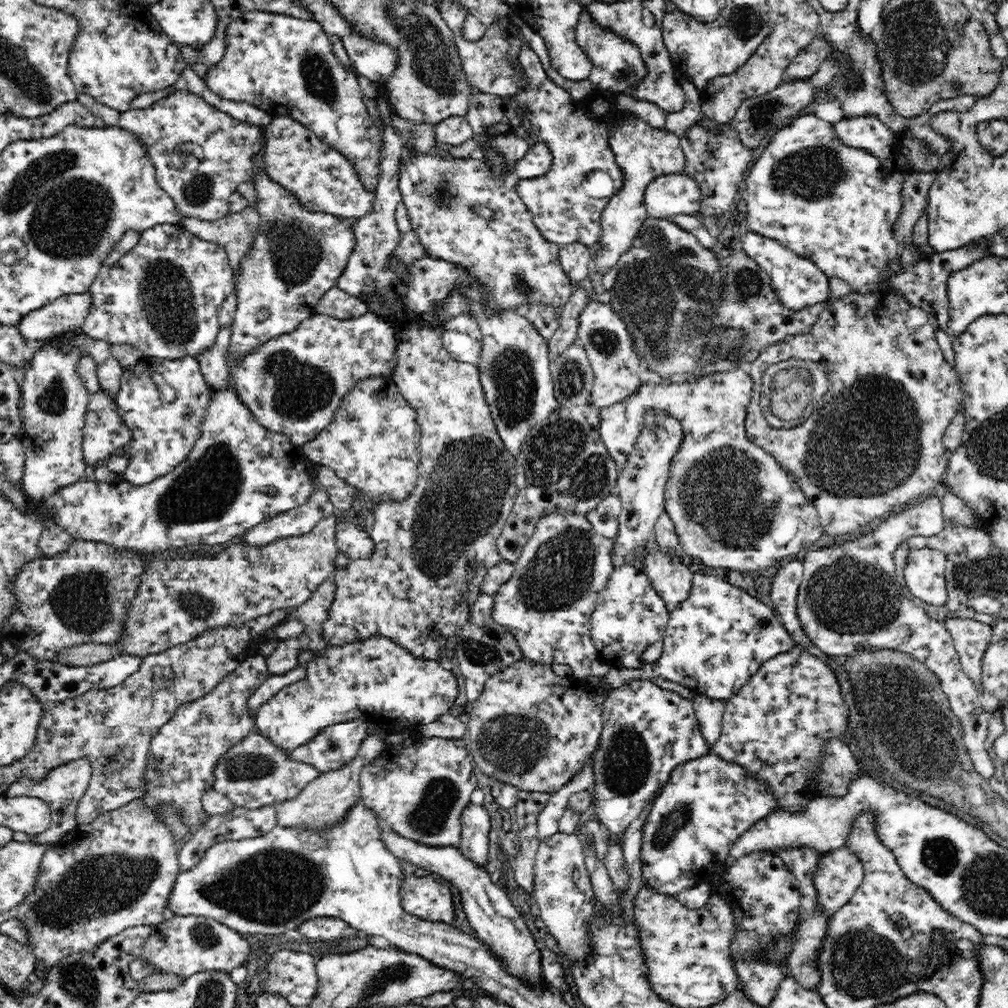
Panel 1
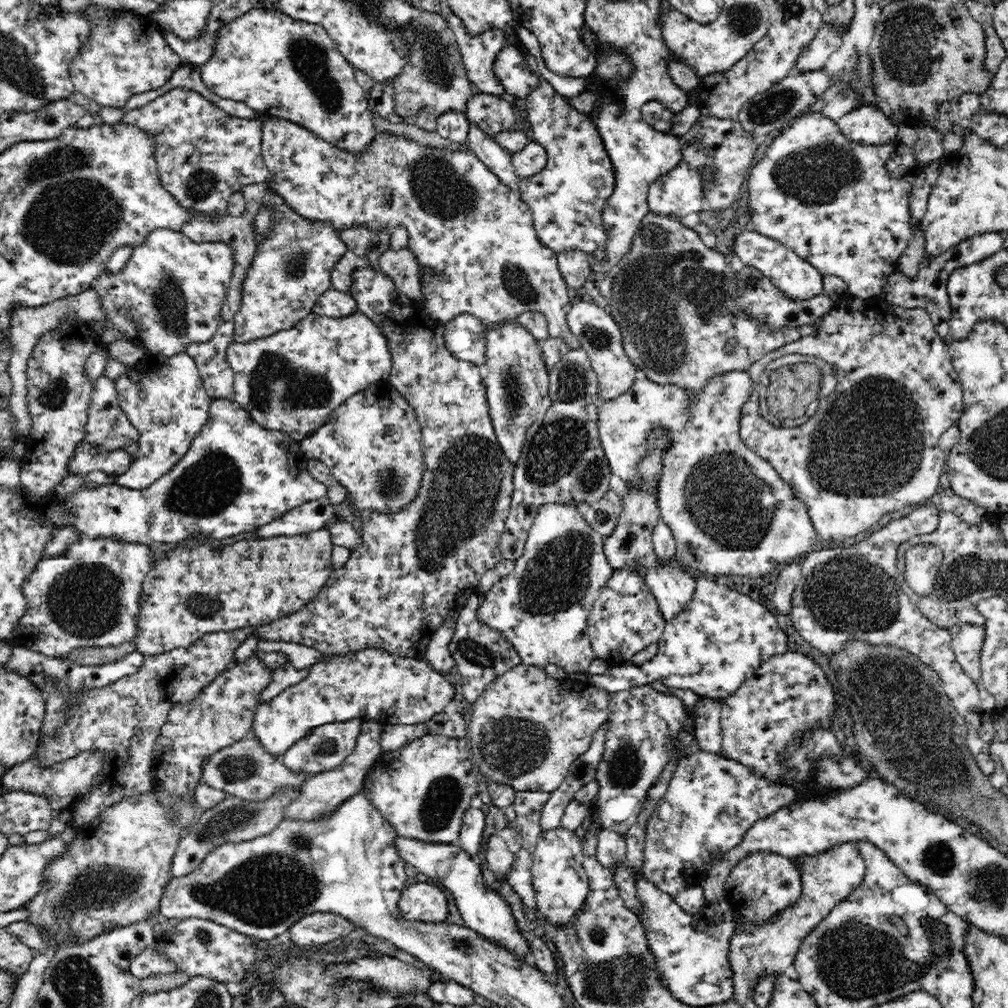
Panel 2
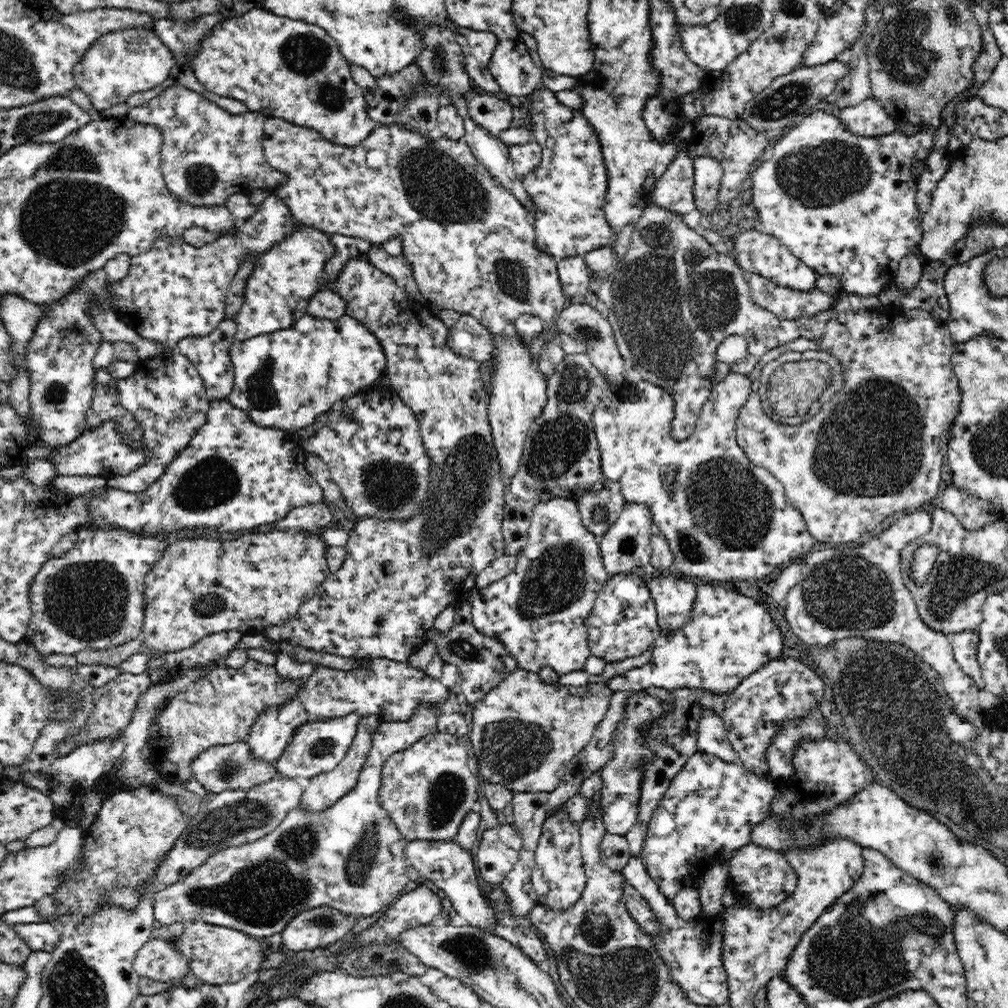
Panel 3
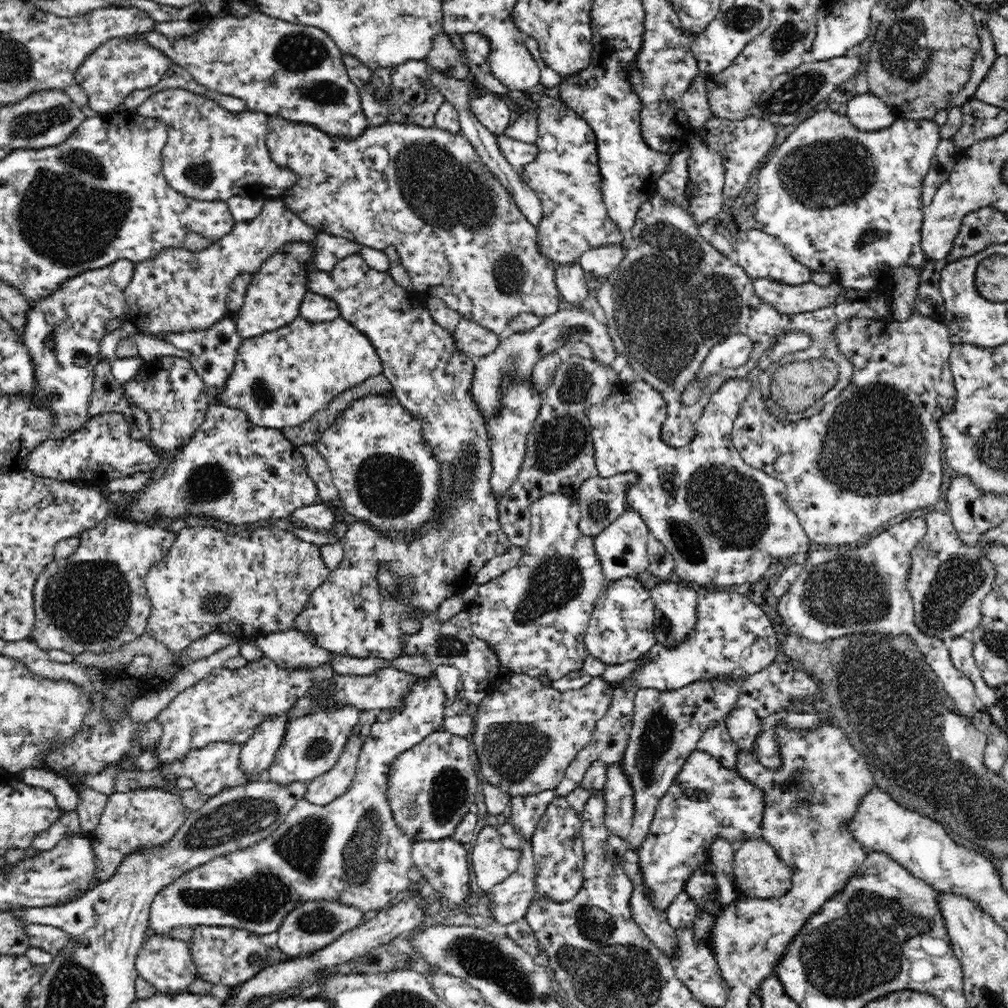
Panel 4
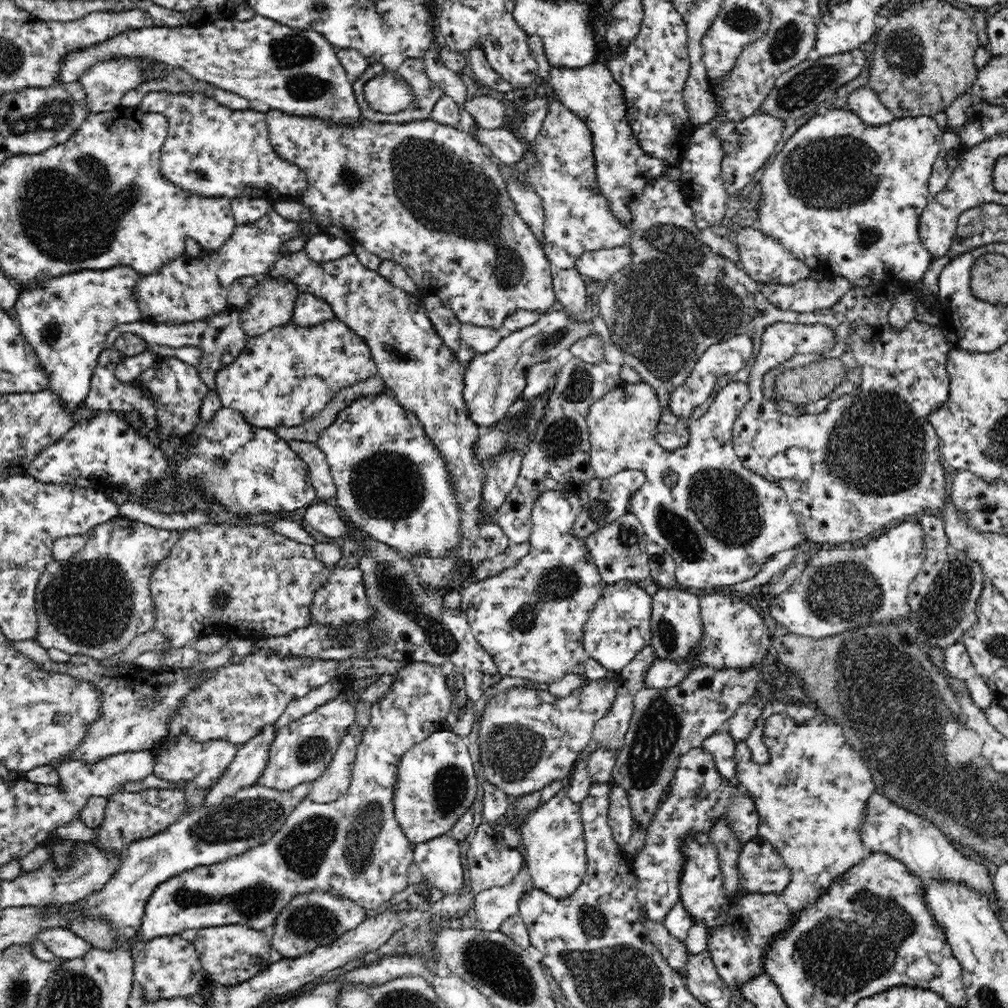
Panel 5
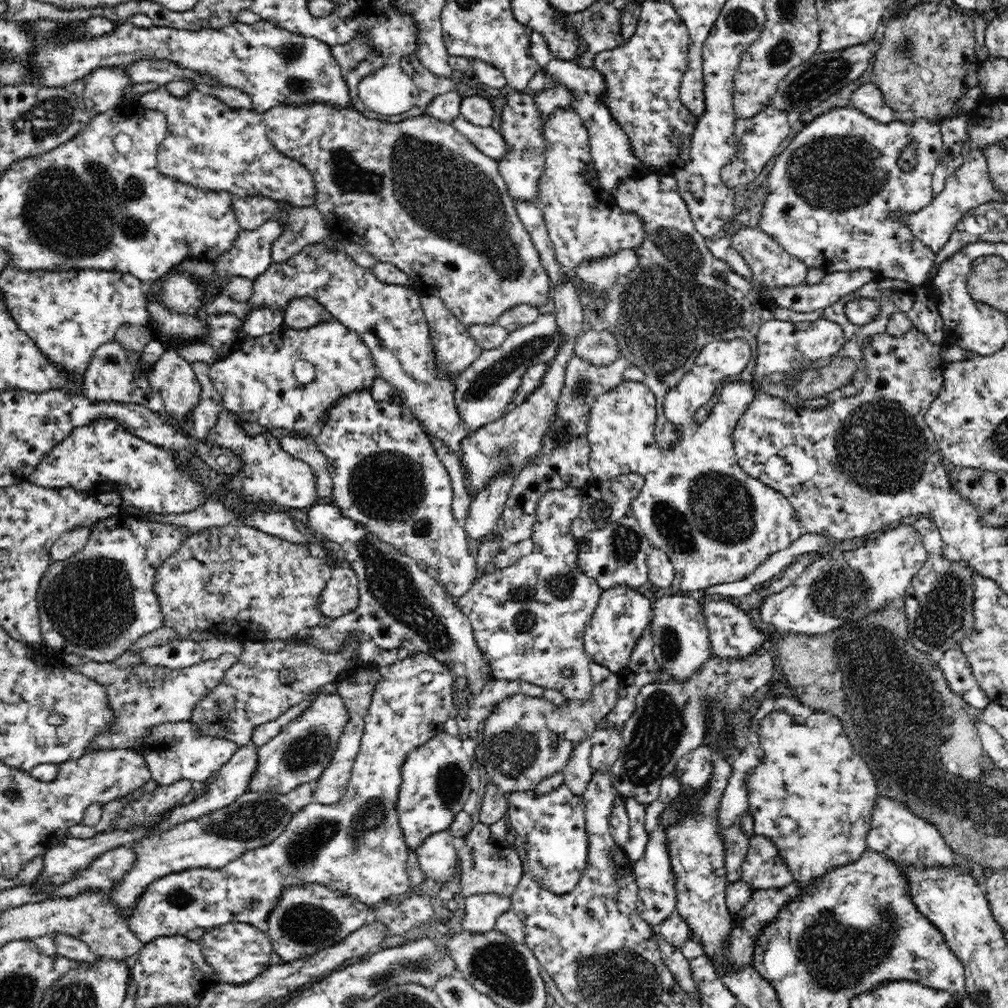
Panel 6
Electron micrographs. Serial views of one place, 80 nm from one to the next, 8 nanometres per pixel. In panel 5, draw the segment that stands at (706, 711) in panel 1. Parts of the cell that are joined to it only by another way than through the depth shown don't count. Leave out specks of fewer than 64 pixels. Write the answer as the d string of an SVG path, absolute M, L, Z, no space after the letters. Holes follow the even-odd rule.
M726 727L716 731L702 743L702 747L712 753L718 772L726 781L735 780L735 743Z

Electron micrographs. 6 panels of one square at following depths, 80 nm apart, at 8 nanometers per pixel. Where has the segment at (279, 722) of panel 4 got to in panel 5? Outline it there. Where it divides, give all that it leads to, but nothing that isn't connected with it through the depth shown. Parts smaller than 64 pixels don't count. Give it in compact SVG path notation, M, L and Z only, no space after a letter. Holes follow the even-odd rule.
M276 724L264 726L254 738L239 746L228 770L207 791L206 796L202 798L202 804L195 808L188 807L184 814L198 808L222 804L239 789L256 785L256 780L260 779L264 772L266 760L269 758L269 743L273 742L275 735Z

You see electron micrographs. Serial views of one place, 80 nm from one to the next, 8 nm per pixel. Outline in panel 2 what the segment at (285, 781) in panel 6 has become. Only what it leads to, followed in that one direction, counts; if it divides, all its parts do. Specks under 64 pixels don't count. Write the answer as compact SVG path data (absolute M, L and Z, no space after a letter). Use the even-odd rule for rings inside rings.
M354 718L346 722L334 722L315 727L307 736L288 748L288 751L280 756L280 760L290 768L290 771L304 774L316 774L335 769L342 760L346 759L346 756L352 754L356 740L361 735L361 723L360 719Z

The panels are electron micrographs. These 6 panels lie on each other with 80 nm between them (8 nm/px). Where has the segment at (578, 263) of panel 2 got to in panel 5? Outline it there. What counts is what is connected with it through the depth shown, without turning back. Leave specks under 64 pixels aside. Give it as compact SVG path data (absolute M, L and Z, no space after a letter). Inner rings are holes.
M576 267L555 270L553 289L556 309L566 311L574 321L582 321L586 308L587 282Z

